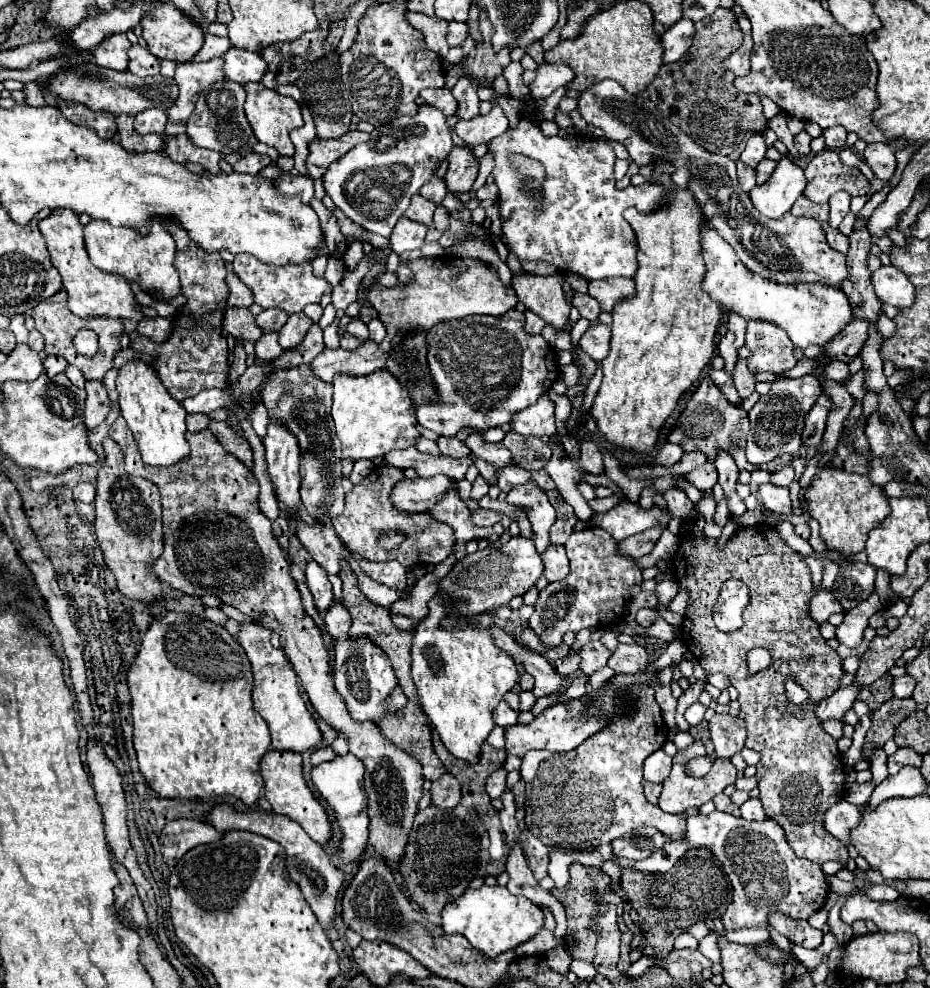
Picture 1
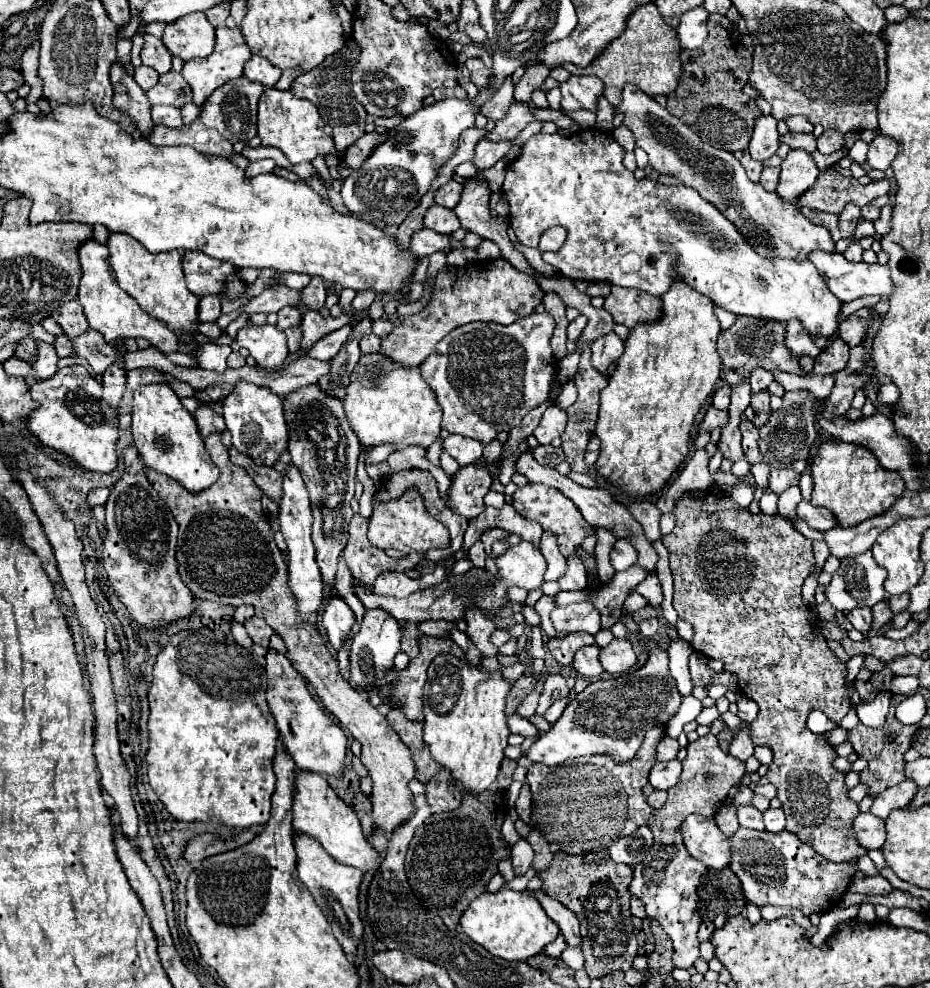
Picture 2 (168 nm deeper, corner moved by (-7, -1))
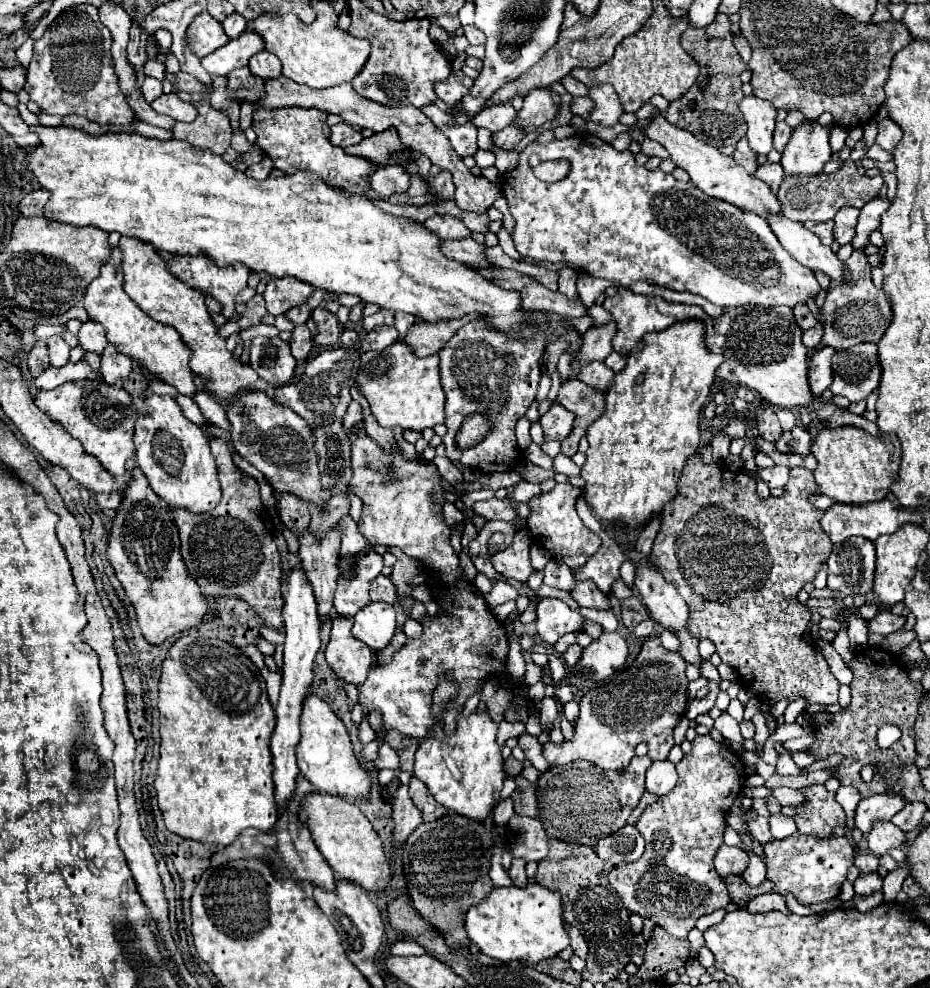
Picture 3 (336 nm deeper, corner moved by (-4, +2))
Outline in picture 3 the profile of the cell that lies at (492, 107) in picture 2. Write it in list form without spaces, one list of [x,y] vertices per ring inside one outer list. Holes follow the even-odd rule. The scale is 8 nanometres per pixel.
[[[500,102],[500,104],[492,104],[488,108],[484,108],[478,116],[474,116],[472,124],[474,126],[484,126],[490,132],[498,132],[502,128],[506,128],[516,116],[516,110],[510,102]]]

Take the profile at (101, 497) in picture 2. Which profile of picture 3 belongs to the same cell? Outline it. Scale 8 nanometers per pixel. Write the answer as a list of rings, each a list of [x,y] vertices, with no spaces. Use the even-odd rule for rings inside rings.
[[[100,492],[96,496],[96,502],[100,508],[118,508],[120,500],[122,500],[122,494],[118,492]]]

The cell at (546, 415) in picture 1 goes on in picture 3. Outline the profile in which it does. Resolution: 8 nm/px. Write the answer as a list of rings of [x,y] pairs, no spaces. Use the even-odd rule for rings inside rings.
[[[554,402],[550,406],[550,410],[544,416],[540,416],[544,440],[562,442],[564,436],[568,436],[570,428],[572,428],[572,420],[574,420],[574,414],[570,410],[566,410],[564,406],[560,406],[558,402]]]

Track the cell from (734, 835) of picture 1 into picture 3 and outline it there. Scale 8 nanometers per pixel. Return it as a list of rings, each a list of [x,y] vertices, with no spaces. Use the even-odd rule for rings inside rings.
[[[792,834],[782,840],[772,840],[768,844],[762,844],[766,864],[766,880],[774,884],[774,892],[780,896],[792,894],[800,904],[804,906],[820,906],[824,902],[830,902],[840,894],[840,888],[846,880],[846,874],[850,866],[854,864],[852,846],[846,838],[832,836],[830,840],[822,840],[816,836],[802,836]]]

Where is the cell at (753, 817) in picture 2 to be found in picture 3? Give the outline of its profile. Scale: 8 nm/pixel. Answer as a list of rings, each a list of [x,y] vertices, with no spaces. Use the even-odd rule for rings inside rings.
[[[756,816],[752,820],[746,822],[748,828],[750,828],[750,834],[760,842],[760,844],[766,844],[772,840],[770,836],[770,828],[768,828],[768,820],[764,816]]]

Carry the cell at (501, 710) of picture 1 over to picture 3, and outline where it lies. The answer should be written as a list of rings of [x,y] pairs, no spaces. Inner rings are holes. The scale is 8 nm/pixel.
[[[528,732],[520,734],[520,736],[518,736],[518,746],[524,750],[526,758],[532,762],[532,766],[534,766],[538,772],[544,772],[546,768],[550,768],[550,764],[548,764],[548,762],[544,760],[544,756],[542,756],[542,746],[540,746],[540,742],[538,742],[536,736],[530,736]]]

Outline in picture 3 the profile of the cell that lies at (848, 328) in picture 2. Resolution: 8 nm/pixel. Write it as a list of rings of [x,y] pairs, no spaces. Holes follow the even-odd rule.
[[[854,250],[852,256],[846,260],[846,266],[850,268],[850,272],[854,272],[854,280],[850,284],[830,284],[830,290],[826,292],[826,302],[822,306],[824,316],[820,320],[824,324],[822,344],[836,350],[846,350],[860,342],[878,342],[882,338],[882,332],[890,324],[888,300],[882,290],[874,288],[870,280],[870,264],[864,252]]]

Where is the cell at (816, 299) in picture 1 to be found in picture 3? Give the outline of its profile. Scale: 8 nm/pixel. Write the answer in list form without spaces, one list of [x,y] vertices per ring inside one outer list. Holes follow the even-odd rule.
[[[582,132],[580,136],[570,136],[566,140],[552,140],[550,144],[540,144],[538,140],[530,142],[522,152],[520,152],[520,160],[518,160],[518,166],[510,172],[504,172],[500,176],[500,186],[504,190],[504,196],[508,200],[508,208],[510,208],[510,214],[514,216],[516,220],[516,228],[514,228],[514,234],[512,234],[512,240],[514,240],[514,246],[516,250],[526,258],[530,256],[532,260],[536,262],[552,262],[552,264],[564,264],[568,268],[576,268],[580,272],[586,272],[590,276],[596,276],[596,278],[606,278],[606,280],[612,280],[614,284],[618,286],[630,286],[638,280],[642,282],[654,282],[656,286],[662,286],[662,288],[670,288],[670,290],[686,290],[686,292],[692,292],[692,294],[700,294],[704,296],[706,300],[710,300],[712,304],[720,306],[720,308],[732,308],[732,306],[746,306],[746,304],[760,304],[760,306],[788,306],[788,308],[794,308],[796,304],[806,304],[808,298],[814,298],[818,292],[820,292],[820,284],[814,276],[814,272],[802,264],[798,264],[784,248],[782,244],[778,242],[778,238],[774,236],[774,232],[770,230],[770,224],[760,218],[760,216],[754,216],[752,212],[742,212],[740,208],[734,208],[732,204],[726,204],[722,200],[716,200],[716,198],[710,198],[708,194],[704,194],[702,190],[698,190],[694,184],[690,182],[678,182],[672,178],[672,174],[664,174],[662,170],[646,170],[644,166],[636,166],[634,162],[634,154],[630,150],[626,152],[618,152],[612,144],[600,140],[598,136],[590,134],[590,132]],[[532,154],[538,154],[538,158],[542,162],[546,160],[568,160],[570,162],[570,172],[564,180],[560,182],[554,182],[554,184],[546,184],[542,180],[538,180],[534,174],[532,174],[532,168],[528,164],[528,158]]]

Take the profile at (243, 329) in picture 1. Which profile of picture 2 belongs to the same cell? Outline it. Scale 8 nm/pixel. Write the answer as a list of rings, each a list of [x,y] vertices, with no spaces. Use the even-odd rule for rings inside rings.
[[[247,323],[247,327],[243,327],[233,341],[239,347],[249,349],[251,357],[257,361],[257,367],[265,371],[275,371],[289,355],[285,333],[273,325]]]

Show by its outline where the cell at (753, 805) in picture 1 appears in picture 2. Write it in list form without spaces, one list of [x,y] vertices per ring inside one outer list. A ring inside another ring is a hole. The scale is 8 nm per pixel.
[[[769,809],[767,813],[763,813],[765,819],[765,829],[771,833],[781,833],[785,831],[785,813],[783,809]]]

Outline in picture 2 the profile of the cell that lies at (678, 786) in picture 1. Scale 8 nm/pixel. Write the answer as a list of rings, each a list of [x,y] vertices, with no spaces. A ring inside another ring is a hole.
[[[715,735],[699,737],[695,743],[687,745],[687,757],[683,761],[683,773],[675,787],[667,793],[667,801],[661,809],[653,813],[647,827],[653,831],[653,847],[647,857],[633,867],[633,881],[629,893],[645,903],[647,917],[655,917],[665,933],[675,945],[673,963],[679,969],[689,969],[695,959],[699,959],[699,939],[697,929],[701,925],[699,913],[699,887],[705,885],[707,867],[693,859],[685,845],[681,843],[681,823],[687,815],[697,813],[703,817],[715,817],[719,807],[725,803],[729,789],[741,781],[745,773],[745,763],[737,757],[721,751]]]

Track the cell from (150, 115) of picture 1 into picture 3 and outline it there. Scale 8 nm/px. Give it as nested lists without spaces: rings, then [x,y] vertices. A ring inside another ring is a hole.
[[[174,92],[158,96],[150,106],[152,106],[154,112],[166,114],[166,116],[170,116],[174,120],[182,120],[182,122],[192,122],[196,118],[196,114],[198,114],[194,104],[180,100]]]

